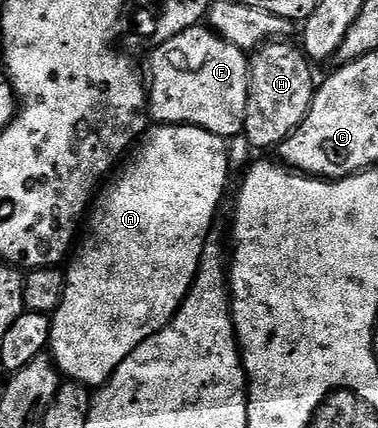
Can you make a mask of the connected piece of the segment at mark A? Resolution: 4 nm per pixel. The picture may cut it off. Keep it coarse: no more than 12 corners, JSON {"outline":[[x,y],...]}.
{"outline":[[153,125],[97,193],[51,315],[103,386],[192,287],[225,139]]}

